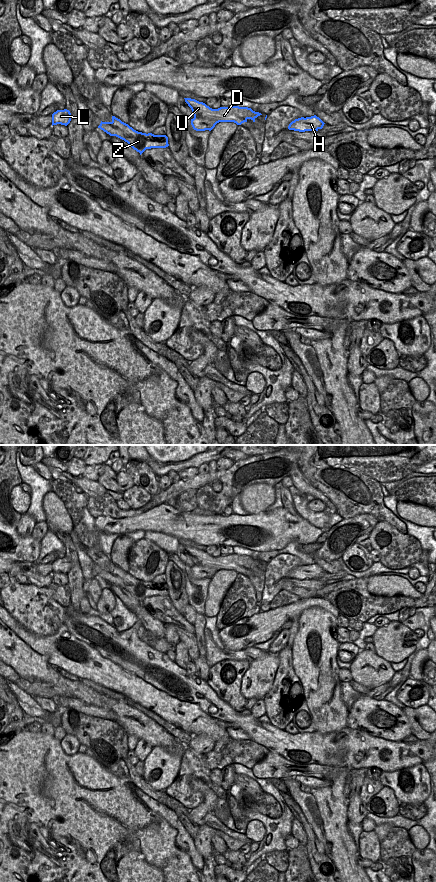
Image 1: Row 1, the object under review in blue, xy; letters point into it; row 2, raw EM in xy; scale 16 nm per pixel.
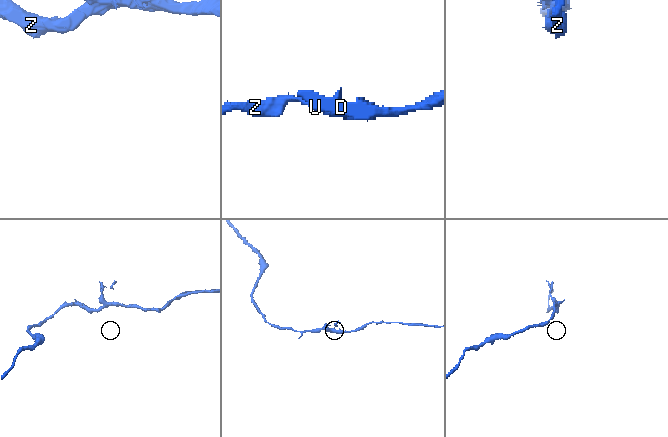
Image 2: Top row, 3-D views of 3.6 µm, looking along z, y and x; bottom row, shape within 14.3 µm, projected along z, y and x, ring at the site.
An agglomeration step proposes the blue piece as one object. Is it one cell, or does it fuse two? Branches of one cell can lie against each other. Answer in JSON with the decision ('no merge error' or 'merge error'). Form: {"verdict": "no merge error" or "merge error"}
{"verdict": "merge error"}

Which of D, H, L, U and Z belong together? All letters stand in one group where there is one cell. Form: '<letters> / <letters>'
D H L Z / U

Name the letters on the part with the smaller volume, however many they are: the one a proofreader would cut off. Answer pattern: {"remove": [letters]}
{"remove": ["U"]}

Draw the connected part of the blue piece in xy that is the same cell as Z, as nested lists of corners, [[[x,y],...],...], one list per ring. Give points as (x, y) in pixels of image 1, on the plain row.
[[[112,564],[111,570],[102,570],[98,574],[110,584],[116,584],[127,590],[140,603],[151,596],[166,596],[169,594],[166,583],[154,583],[152,581],[142,581],[134,578],[128,572]]]

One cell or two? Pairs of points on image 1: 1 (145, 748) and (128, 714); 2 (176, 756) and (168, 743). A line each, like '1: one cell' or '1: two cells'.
1: two cells
2: two cells

